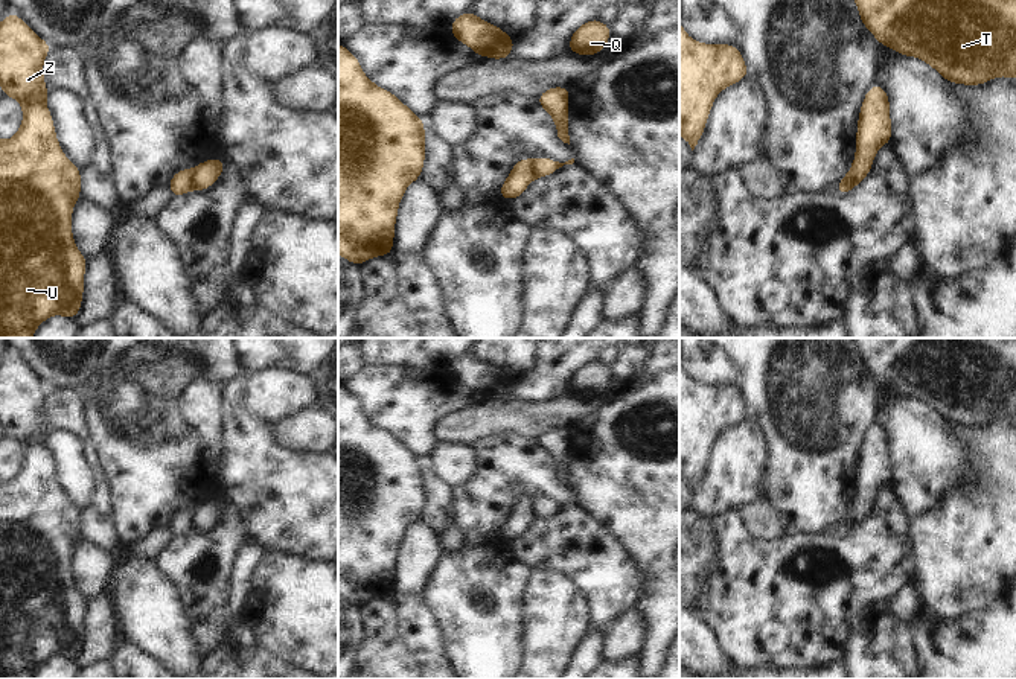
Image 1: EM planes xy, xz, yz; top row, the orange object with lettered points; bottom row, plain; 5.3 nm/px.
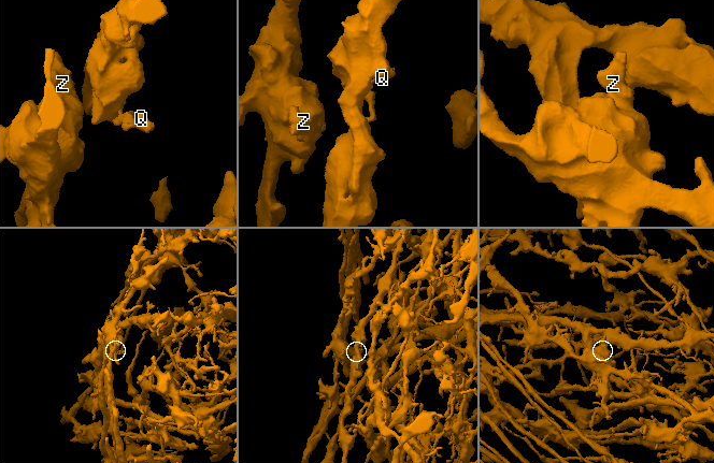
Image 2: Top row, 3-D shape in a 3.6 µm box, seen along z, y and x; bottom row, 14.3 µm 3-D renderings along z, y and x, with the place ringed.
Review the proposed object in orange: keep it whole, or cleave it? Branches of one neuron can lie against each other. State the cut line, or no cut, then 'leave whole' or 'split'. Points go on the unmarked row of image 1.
cut yz (849, 513), (853, 522), (844, 524), (837, 530); split

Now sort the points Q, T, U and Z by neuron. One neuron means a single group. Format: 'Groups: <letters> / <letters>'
Groups: Q / T U Z

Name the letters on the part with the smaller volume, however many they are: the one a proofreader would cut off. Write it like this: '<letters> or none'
Q

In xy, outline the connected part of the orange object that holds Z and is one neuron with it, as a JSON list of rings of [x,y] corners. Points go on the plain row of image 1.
[[[12,352],[0,364],[0,428],[23,449],[23,464],[11,481],[0,481],[0,679],[32,679],[37,668],[58,655],[75,661],[82,644],[87,600],[75,586],[72,554],[81,539],[81,510],[62,493],[46,446],[43,403],[52,387]]]

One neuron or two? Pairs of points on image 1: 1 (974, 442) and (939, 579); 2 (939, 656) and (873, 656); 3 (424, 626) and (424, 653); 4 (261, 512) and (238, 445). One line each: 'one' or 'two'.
1: one
2: two
3: one
4: one

